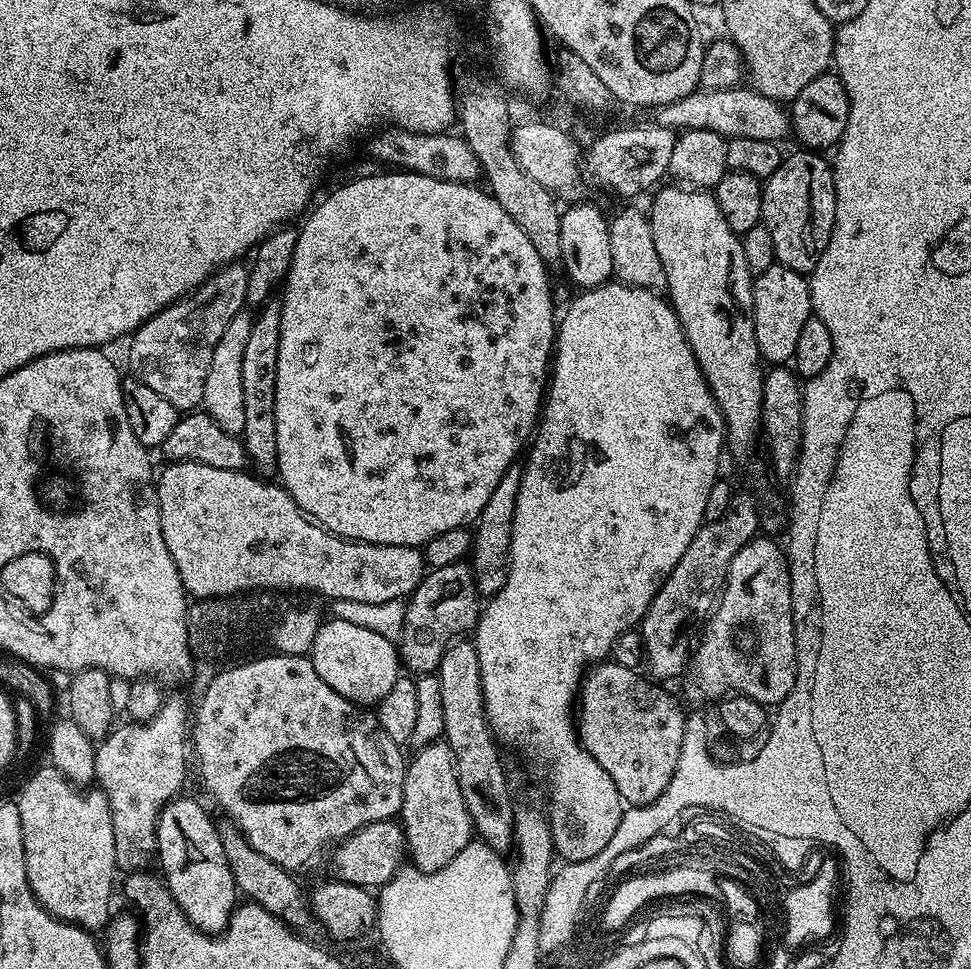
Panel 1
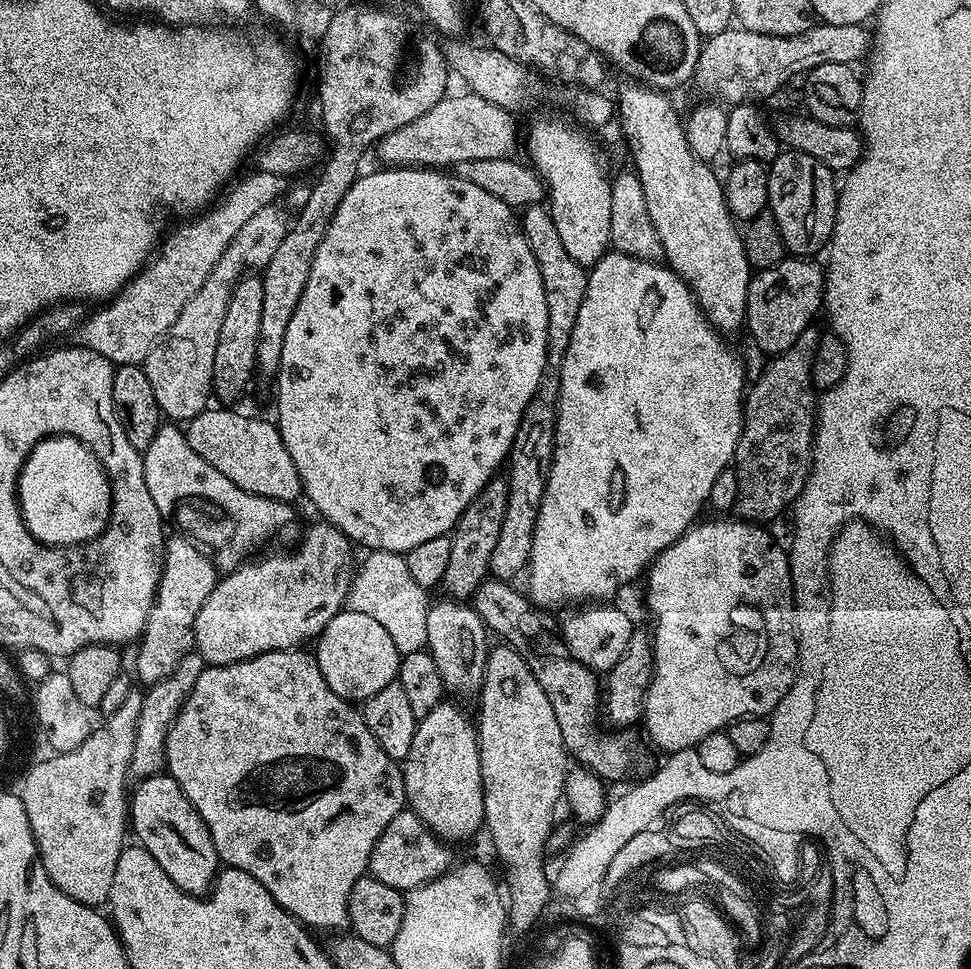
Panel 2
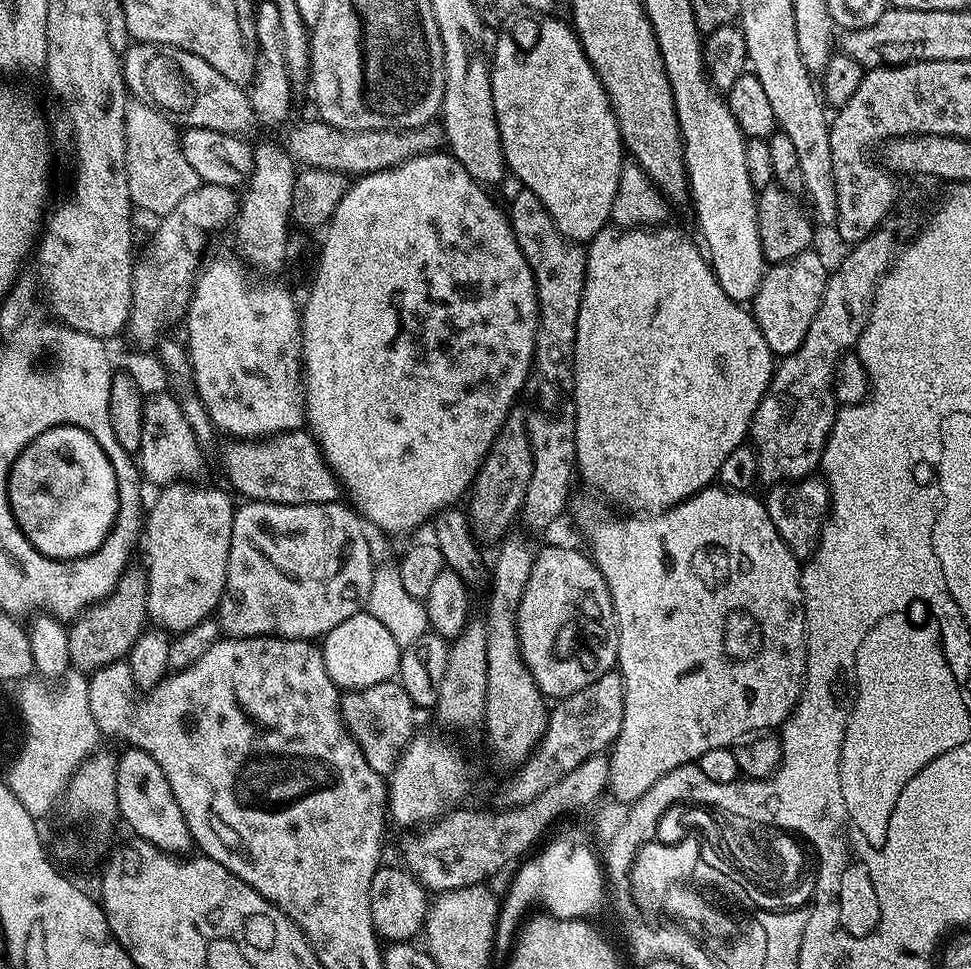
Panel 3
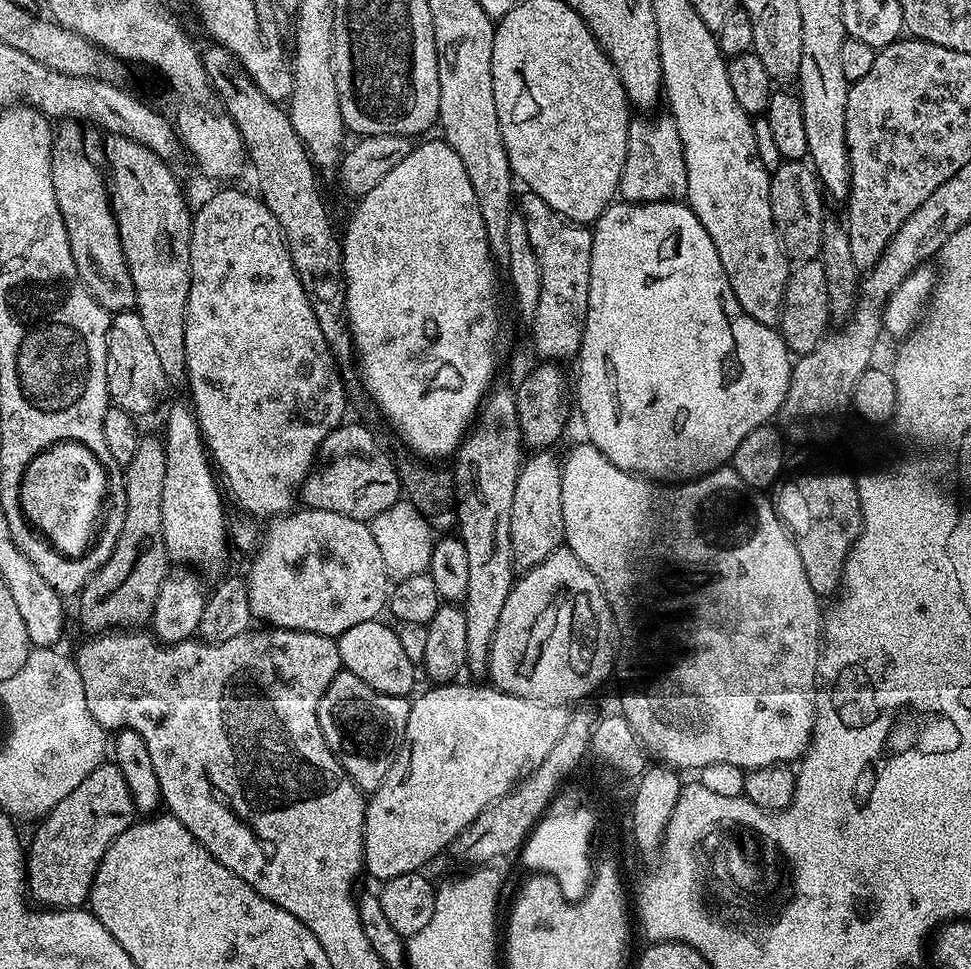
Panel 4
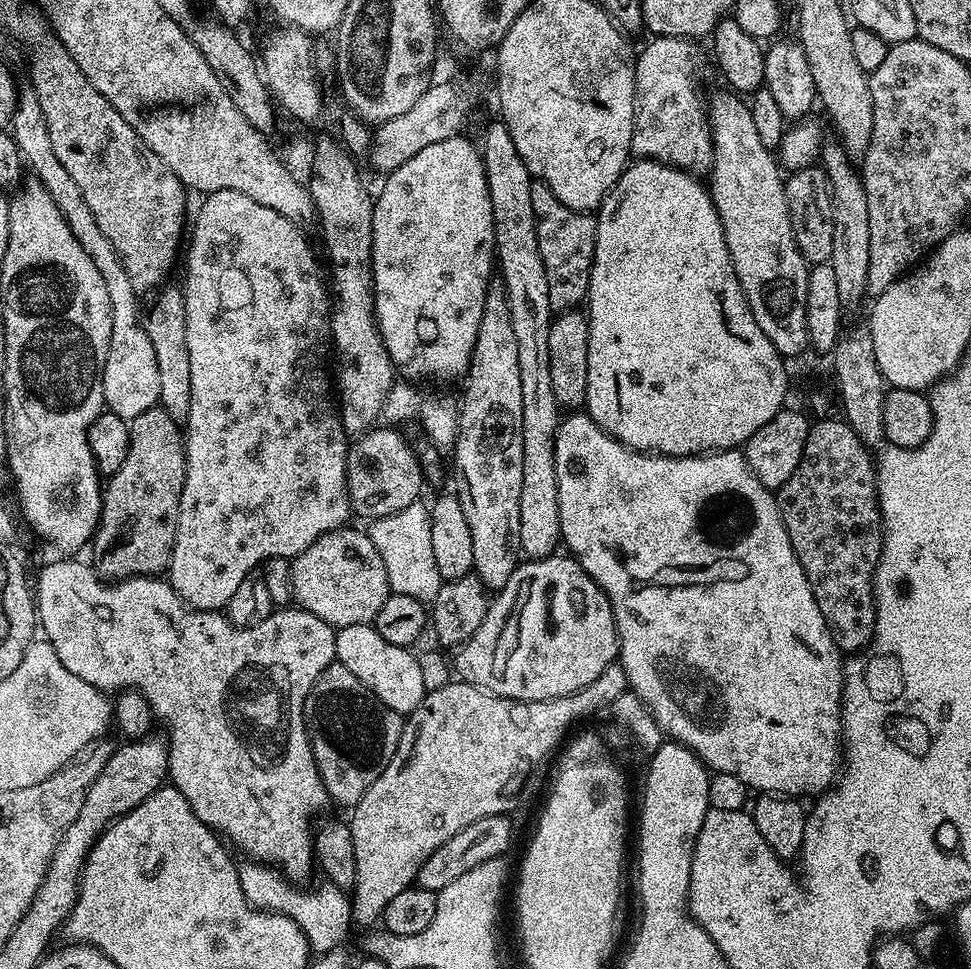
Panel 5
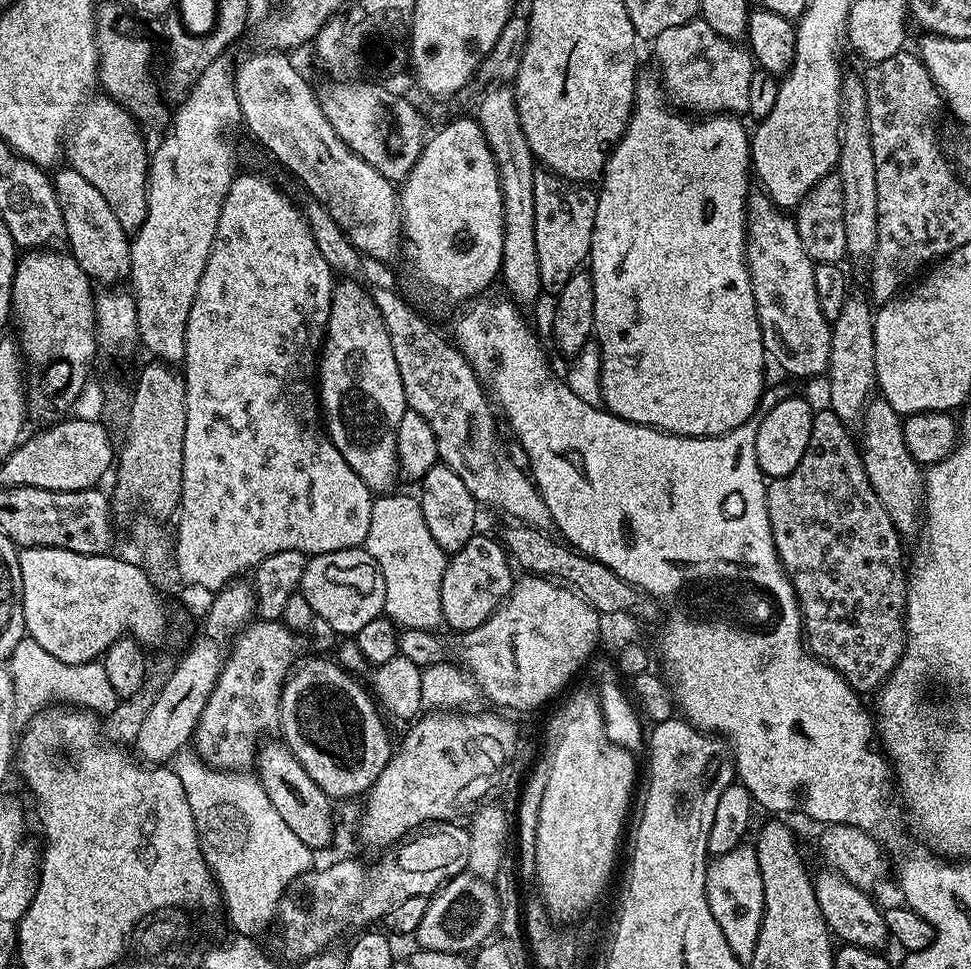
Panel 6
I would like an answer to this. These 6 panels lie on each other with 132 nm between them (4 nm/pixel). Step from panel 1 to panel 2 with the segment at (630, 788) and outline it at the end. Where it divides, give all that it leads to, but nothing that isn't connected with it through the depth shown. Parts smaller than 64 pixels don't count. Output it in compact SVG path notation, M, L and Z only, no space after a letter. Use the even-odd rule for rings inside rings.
M537 649L524 651L523 660L530 667L530 672L542 686L550 704L553 707L554 718L562 733L563 746L569 755L582 763L585 769L595 772L606 782L620 780L636 773L644 762L645 745L634 730L614 730L612 734L597 734L596 724L600 719L600 703L602 700L602 686L591 668L578 662L571 656L550 656L542 654Z

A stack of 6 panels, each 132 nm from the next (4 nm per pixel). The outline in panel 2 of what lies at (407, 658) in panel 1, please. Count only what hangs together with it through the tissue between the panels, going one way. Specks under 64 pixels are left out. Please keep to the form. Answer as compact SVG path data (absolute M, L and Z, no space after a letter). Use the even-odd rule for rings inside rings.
M493 478L479 494L462 510L462 518L458 518L456 527L450 535L450 563L446 566L446 574L442 574L439 587L444 588L443 595L461 602L467 601L476 593L479 586L488 575L490 554L494 554L494 545L498 542L498 530L502 530L502 518L506 514L508 501L508 482L504 478Z

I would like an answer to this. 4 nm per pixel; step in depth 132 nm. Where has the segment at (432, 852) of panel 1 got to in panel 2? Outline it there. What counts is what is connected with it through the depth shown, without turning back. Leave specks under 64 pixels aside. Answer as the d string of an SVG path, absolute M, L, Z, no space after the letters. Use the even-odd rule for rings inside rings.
M441 702L430 710L430 714L419 717L414 730L414 742L410 746L410 754L402 761L404 774L404 798L407 807L418 814L426 822L431 832L435 832L441 840L464 840L476 831L481 831L484 824L484 791L482 790L482 770L478 754L478 738L476 724L456 704Z

